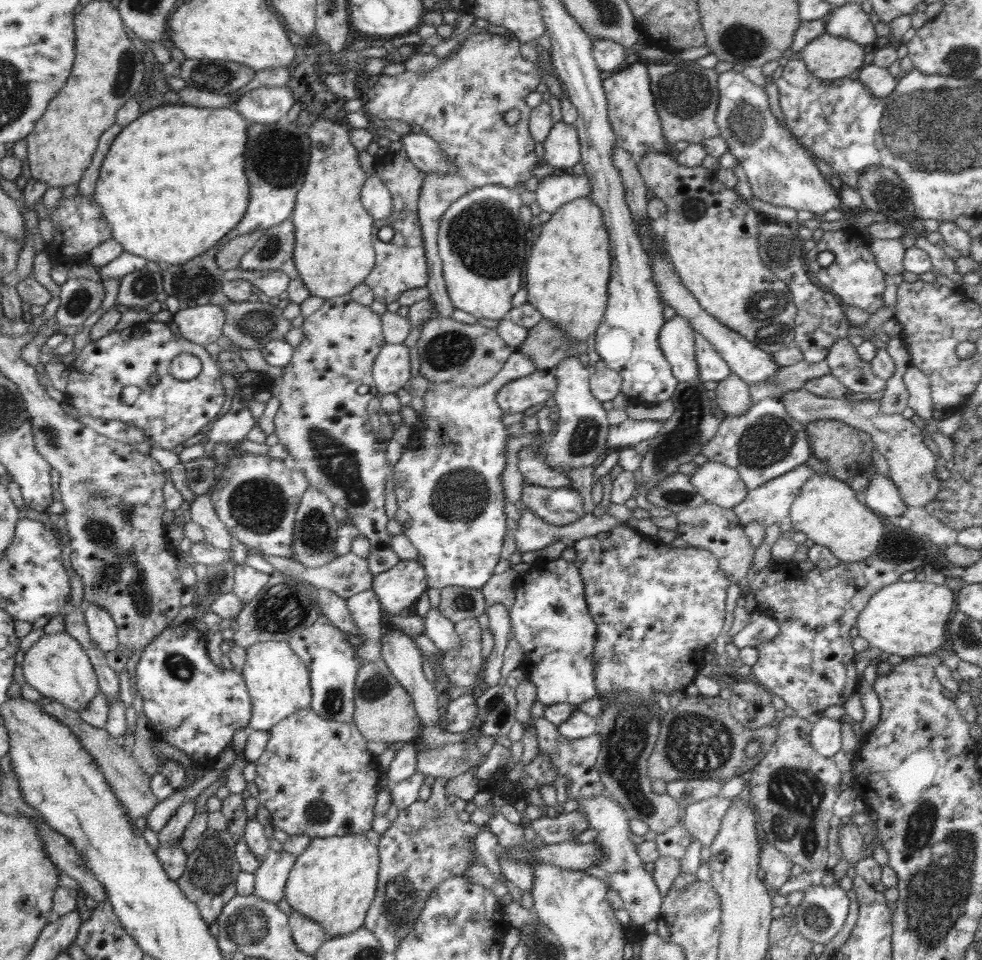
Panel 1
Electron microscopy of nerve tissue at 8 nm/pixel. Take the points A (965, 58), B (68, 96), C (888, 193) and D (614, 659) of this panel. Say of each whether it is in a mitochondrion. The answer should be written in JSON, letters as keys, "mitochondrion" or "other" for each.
{"A":"mitochondrion","B":"other","C":"mitochondrion","D":"mitochondrion"}

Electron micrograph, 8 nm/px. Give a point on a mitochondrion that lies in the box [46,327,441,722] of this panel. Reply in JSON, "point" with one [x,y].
{"point":[123,572]}

